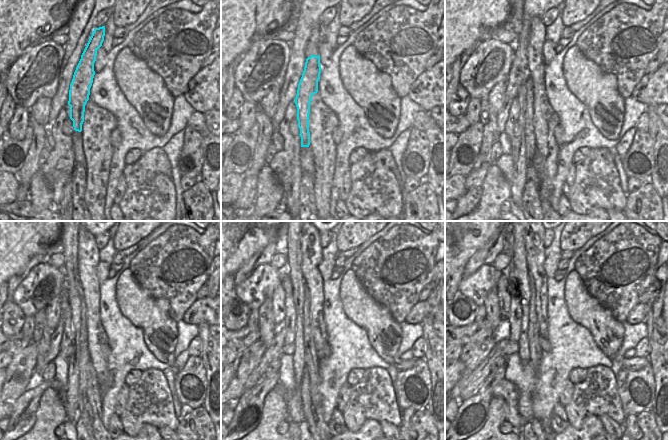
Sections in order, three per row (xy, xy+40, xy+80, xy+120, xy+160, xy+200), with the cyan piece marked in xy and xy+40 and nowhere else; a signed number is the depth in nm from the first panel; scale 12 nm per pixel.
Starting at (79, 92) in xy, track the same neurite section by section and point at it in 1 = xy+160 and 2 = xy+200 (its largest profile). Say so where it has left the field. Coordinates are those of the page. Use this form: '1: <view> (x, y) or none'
1: xy+160 (310, 416)
2: xy+200 (536, 424)

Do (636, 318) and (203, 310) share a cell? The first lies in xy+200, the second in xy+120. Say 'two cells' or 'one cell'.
one cell

